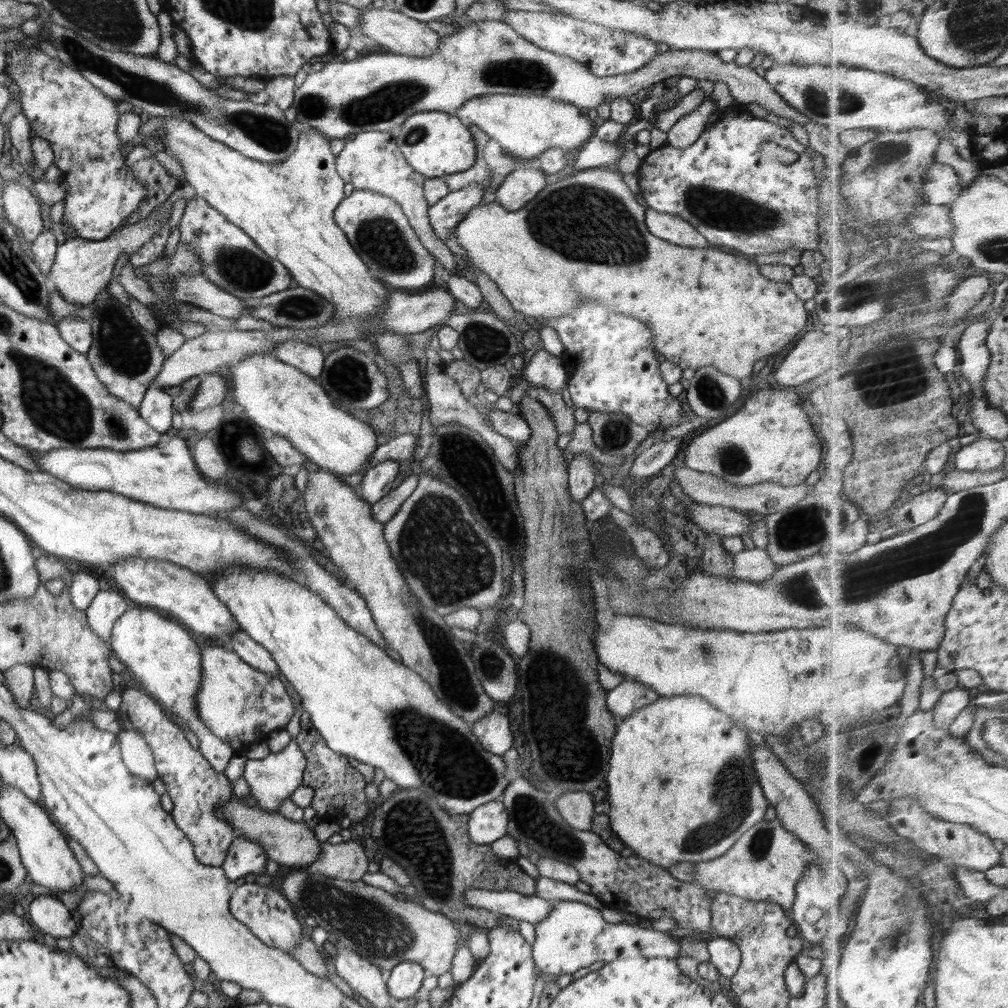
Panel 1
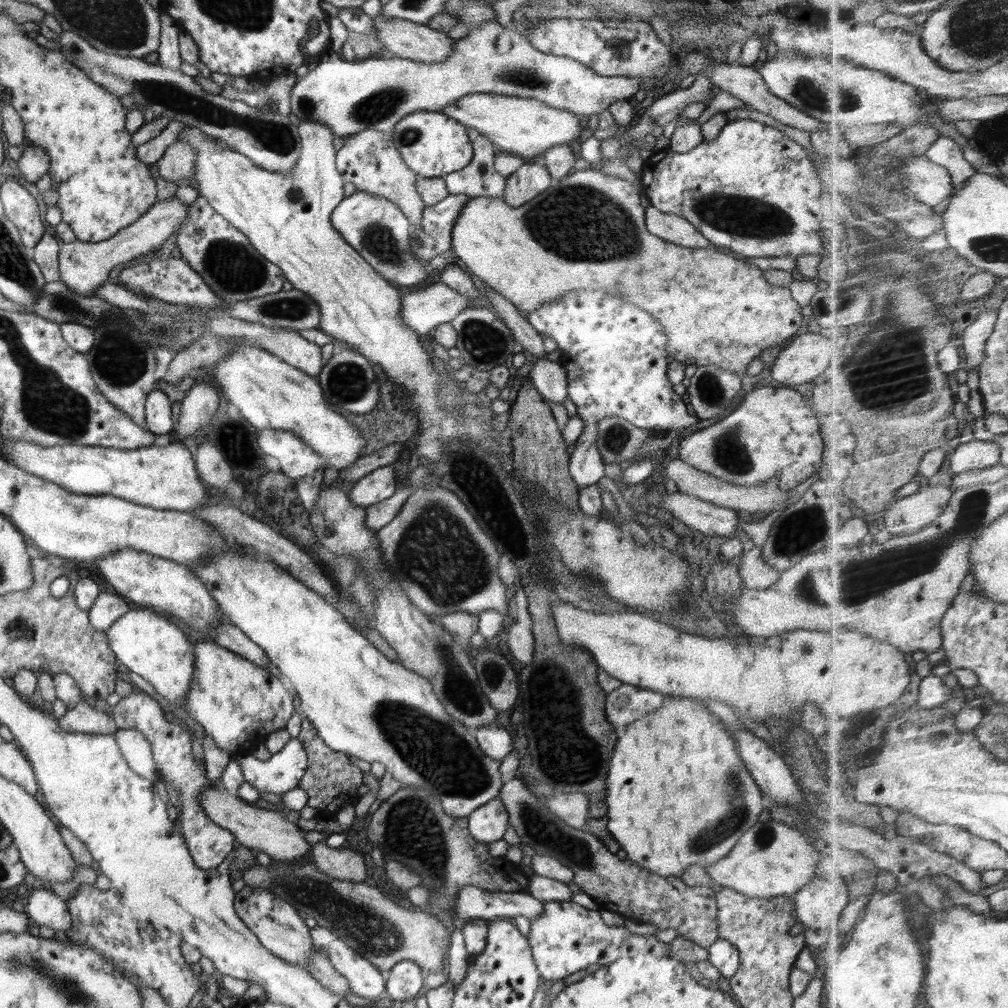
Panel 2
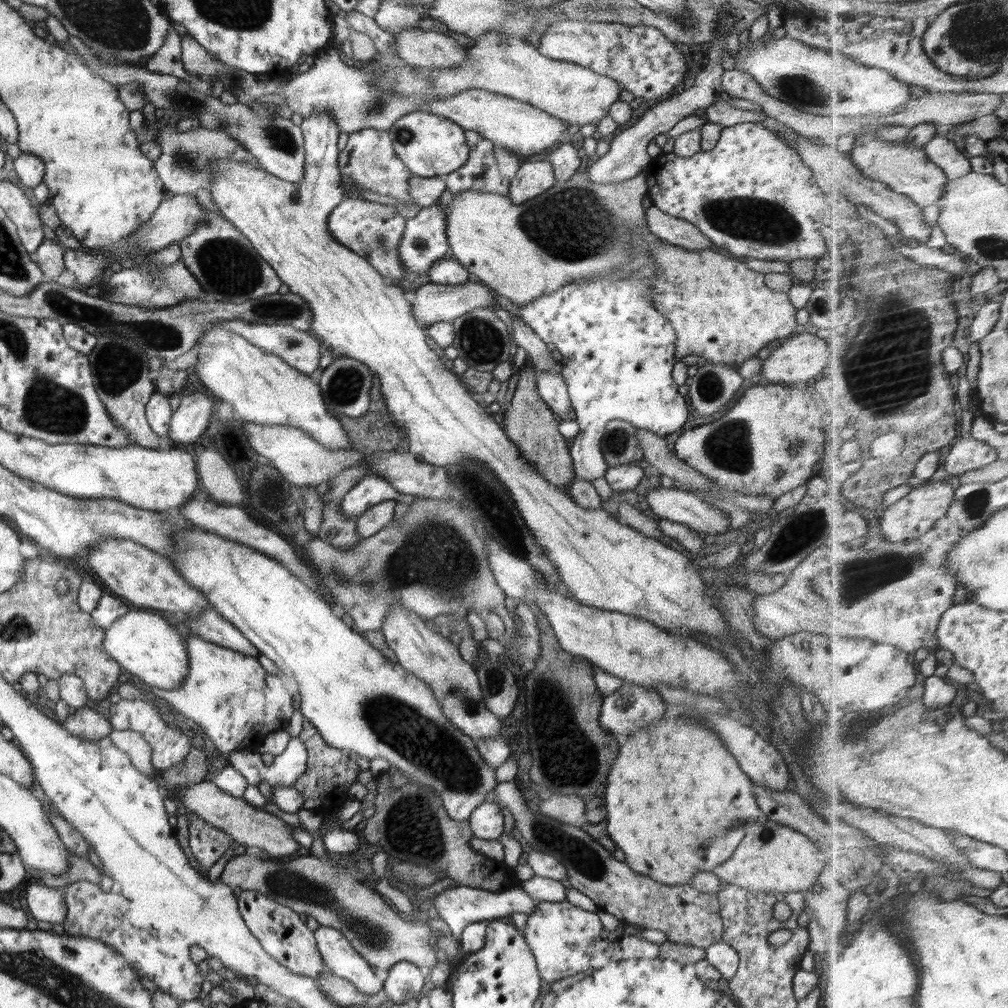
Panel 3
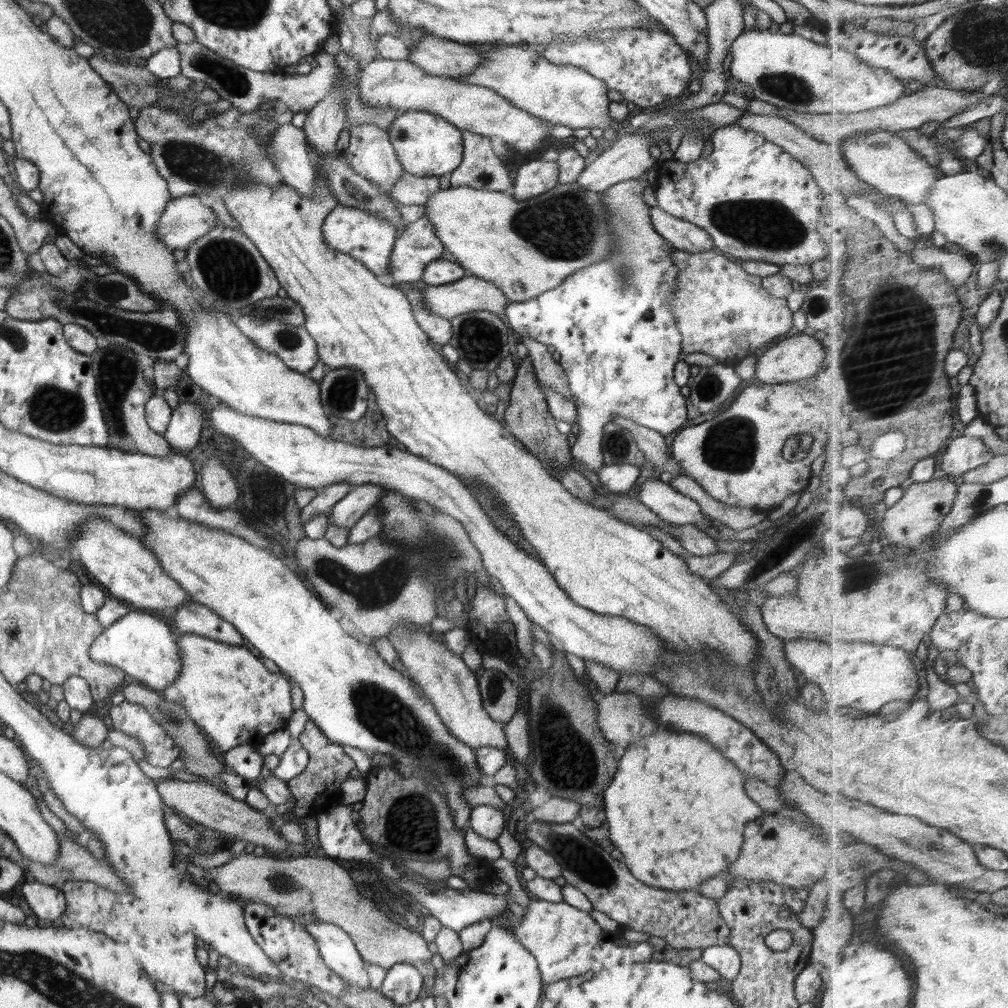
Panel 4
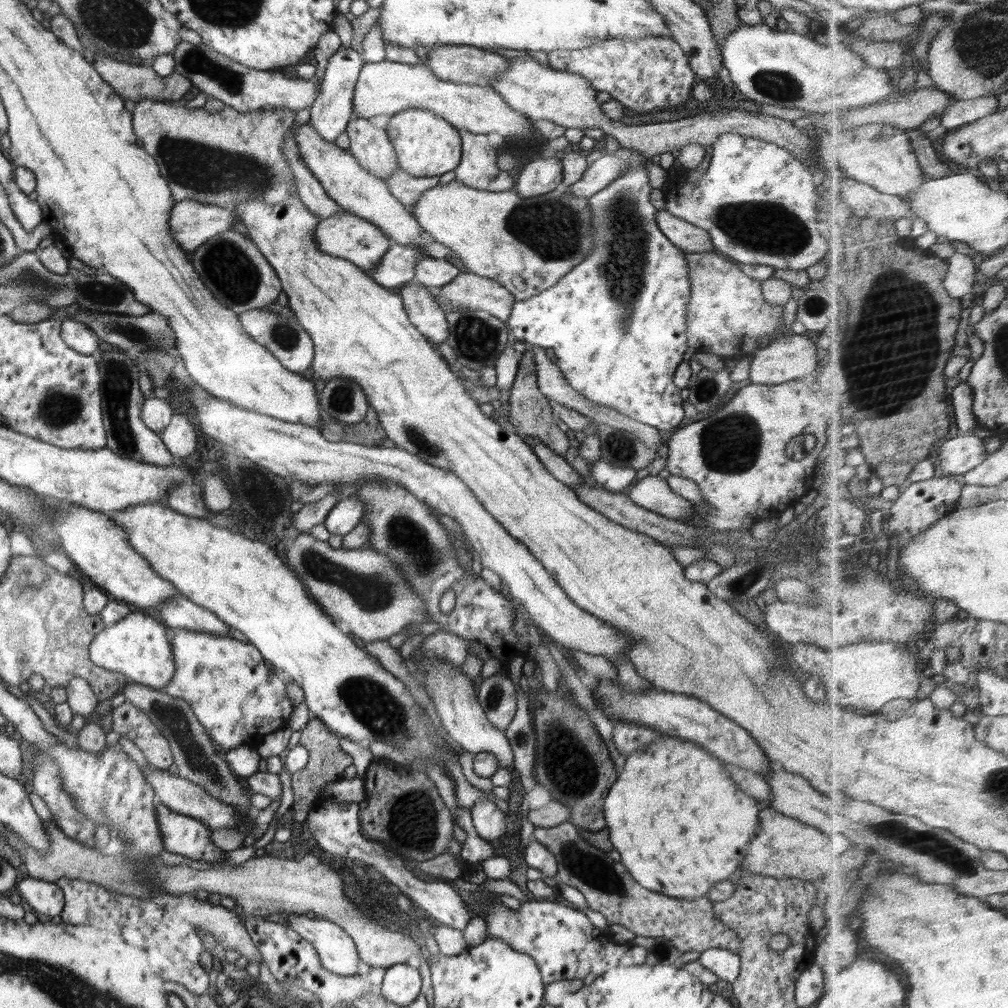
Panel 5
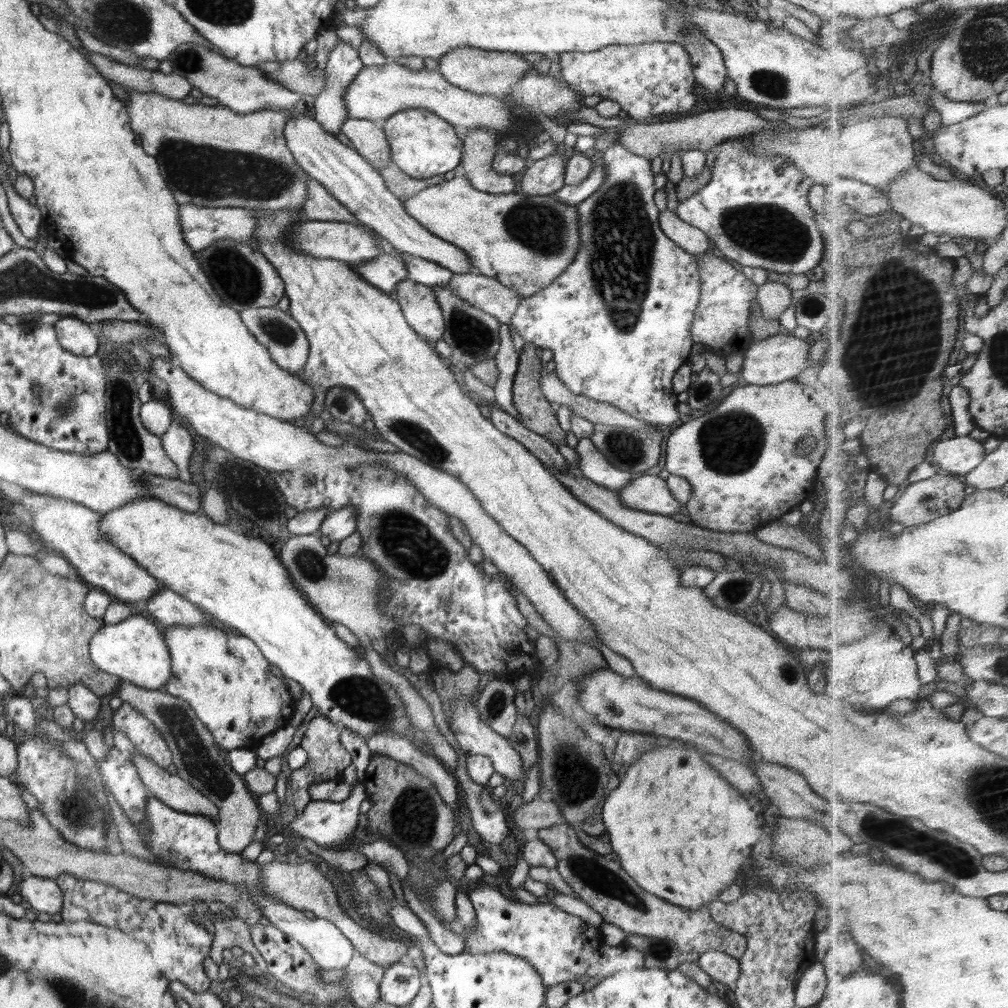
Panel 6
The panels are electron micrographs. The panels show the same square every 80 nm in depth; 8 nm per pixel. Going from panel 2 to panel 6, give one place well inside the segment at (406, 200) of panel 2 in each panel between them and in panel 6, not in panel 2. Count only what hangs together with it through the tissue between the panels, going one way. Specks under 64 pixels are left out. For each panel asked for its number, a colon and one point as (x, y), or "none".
3: (369, 158)
4: (370, 154)
5: (370, 145)
6: (370, 142)

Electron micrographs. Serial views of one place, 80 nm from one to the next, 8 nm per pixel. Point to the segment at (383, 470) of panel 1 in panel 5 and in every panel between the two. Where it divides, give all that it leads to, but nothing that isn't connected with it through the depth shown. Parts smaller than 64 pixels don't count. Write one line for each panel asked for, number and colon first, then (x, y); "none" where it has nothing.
2: (378, 485)
3: (372, 489)
4: (362, 498)
5: (347, 512)

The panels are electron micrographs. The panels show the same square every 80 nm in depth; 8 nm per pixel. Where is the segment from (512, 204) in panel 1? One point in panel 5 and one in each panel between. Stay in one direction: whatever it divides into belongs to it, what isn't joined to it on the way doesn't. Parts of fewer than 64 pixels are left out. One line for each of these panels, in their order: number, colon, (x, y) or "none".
2: (532, 179)
3: (533, 178)
4: (537, 177)
5: (542, 176)

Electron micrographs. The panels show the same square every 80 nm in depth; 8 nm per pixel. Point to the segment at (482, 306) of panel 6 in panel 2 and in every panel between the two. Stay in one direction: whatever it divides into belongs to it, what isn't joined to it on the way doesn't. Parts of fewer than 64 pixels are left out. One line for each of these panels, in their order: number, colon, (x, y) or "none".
2: (422, 311)
3: (434, 302)
4: (469, 294)
5: (468, 290)

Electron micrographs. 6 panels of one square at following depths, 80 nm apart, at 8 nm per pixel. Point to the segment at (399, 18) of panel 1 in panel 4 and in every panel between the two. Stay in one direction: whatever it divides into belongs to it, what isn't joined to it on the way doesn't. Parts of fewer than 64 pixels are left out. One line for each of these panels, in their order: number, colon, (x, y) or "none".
2: (413, 41)
3: (432, 50)
4: (437, 56)

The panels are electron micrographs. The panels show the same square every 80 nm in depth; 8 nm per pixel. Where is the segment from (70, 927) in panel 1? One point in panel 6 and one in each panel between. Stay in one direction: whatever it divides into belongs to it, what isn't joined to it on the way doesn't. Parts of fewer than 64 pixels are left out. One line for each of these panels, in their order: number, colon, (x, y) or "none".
2: (46, 908)
3: (45, 903)
4: (46, 901)
5: (44, 897)
6: (44, 895)

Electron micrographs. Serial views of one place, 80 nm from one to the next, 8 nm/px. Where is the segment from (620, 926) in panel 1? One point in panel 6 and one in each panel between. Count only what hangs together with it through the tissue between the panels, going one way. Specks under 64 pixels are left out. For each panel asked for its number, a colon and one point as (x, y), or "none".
2: (566, 937)
3: (564, 939)
4: (567, 942)
5: (565, 945)
6: (562, 947)

